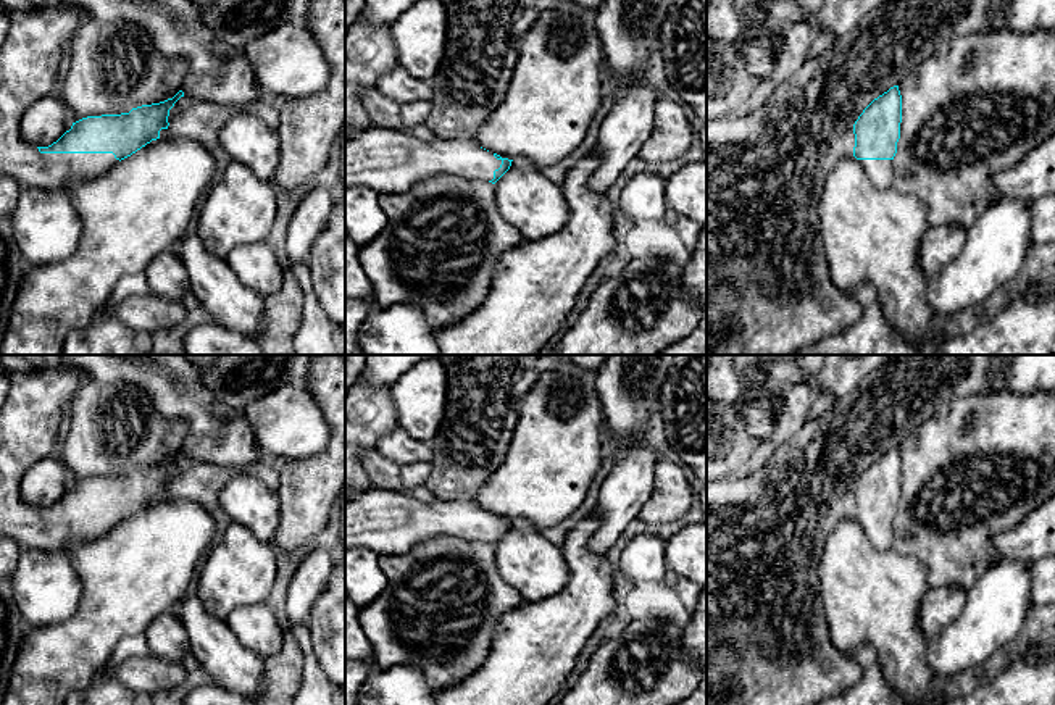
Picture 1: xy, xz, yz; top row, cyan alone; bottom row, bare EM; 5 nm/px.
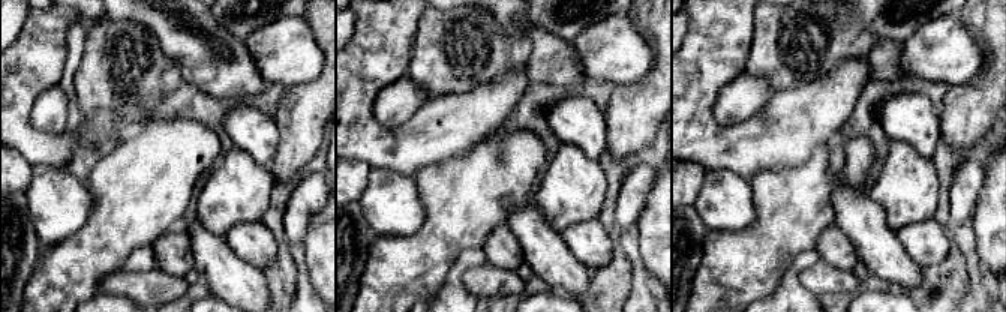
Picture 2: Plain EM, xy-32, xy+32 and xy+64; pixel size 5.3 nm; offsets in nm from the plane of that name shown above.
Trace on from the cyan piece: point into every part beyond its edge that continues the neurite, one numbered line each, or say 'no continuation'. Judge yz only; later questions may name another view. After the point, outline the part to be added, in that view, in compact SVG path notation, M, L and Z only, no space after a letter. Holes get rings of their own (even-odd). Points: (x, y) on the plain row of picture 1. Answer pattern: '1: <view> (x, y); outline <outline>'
1: yz (879, 533); outline M858 521L858 524L878 550L892 547L894 521Z

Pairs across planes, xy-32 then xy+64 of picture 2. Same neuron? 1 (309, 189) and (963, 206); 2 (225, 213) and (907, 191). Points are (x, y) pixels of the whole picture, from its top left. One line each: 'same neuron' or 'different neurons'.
1: same neuron
2: same neuron

